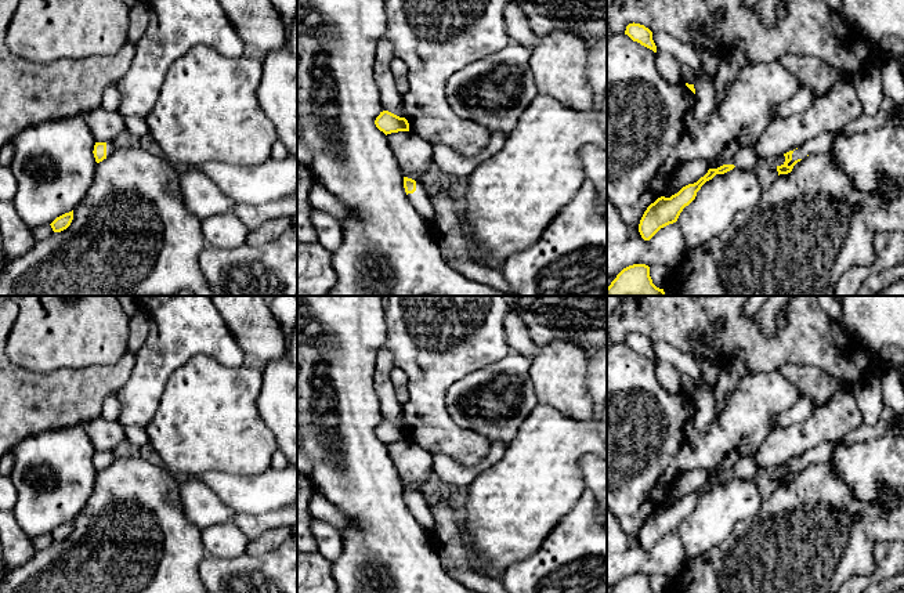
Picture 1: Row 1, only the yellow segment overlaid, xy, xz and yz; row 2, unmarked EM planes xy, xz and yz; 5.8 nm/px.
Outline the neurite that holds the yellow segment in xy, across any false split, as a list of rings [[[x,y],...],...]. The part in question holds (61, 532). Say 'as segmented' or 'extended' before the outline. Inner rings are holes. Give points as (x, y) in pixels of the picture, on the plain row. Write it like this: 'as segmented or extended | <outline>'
as segmented | [[[73,520],[57,527],[50,535],[54,542],[61,542],[66,539],[73,529]]]

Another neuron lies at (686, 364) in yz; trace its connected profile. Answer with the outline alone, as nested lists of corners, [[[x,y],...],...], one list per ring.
[[[652,341],[652,350],[657,355],[657,362],[672,365],[681,375],[691,376],[695,383],[695,391],[702,387],[702,373],[701,369],[691,354],[681,352],[666,343]]]

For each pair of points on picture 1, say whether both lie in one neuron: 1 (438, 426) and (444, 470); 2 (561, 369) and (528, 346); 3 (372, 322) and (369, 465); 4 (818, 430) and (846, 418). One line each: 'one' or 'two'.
1: two
2: two
3: one
4: one

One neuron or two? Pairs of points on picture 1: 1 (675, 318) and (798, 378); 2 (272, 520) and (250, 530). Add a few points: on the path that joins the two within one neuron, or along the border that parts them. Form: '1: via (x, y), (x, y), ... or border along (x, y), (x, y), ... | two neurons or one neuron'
1: border along (812, 366), (784, 364), (778, 369) | two neurons
2: via (267, 521), (256, 525) | one neuron

